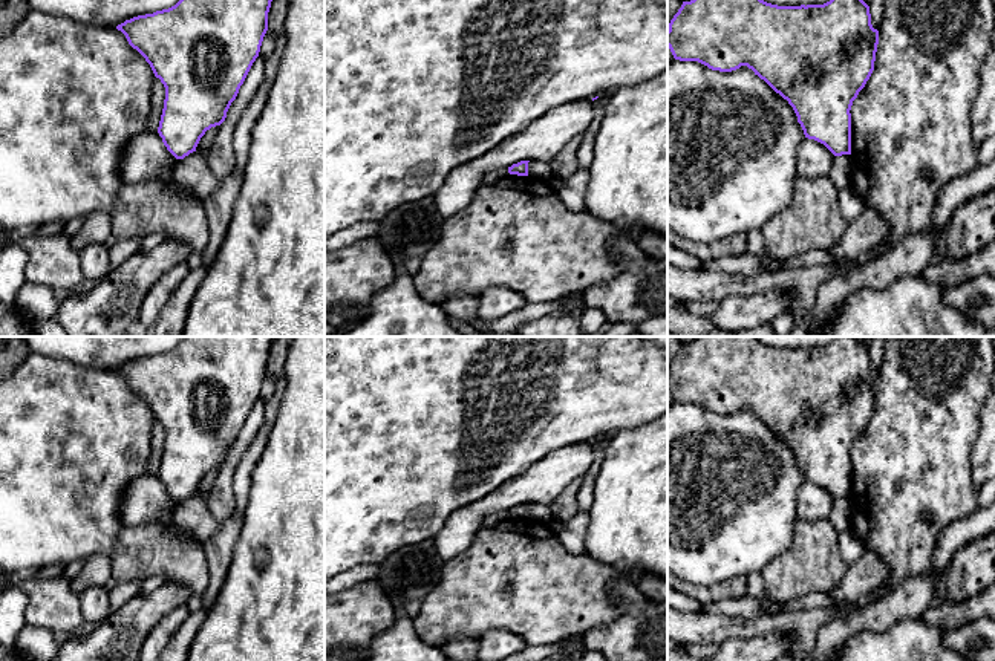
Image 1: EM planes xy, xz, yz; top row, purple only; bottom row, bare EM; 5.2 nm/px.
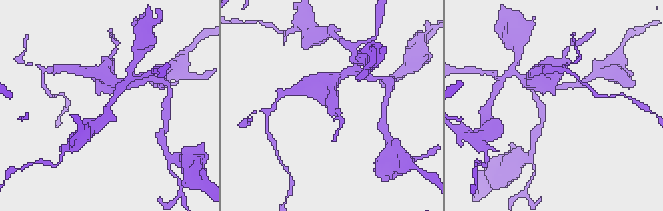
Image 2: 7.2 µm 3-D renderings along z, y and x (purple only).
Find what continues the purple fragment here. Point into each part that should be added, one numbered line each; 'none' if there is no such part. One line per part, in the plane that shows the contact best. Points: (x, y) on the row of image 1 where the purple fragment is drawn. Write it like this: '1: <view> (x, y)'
none

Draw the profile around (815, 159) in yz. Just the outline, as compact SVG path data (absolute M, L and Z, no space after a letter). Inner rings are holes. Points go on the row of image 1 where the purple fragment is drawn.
M805 138L798 147L798 176L816 179L828 176L834 155L820 142Z

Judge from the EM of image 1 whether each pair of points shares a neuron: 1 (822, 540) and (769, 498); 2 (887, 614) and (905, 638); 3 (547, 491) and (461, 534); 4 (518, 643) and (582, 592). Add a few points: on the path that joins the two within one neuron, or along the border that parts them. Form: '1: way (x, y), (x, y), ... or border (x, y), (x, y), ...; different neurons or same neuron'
1: border (799, 520), (795, 528), (793, 543), (781, 553); different neurons
2: border (919, 617), (899, 620), (882, 632), (859, 632); different neurons
3: way (525, 491), (515, 491), (492, 502), (479, 513); same neuron
4: border (486, 631), (512, 631), (528, 644); different neurons

